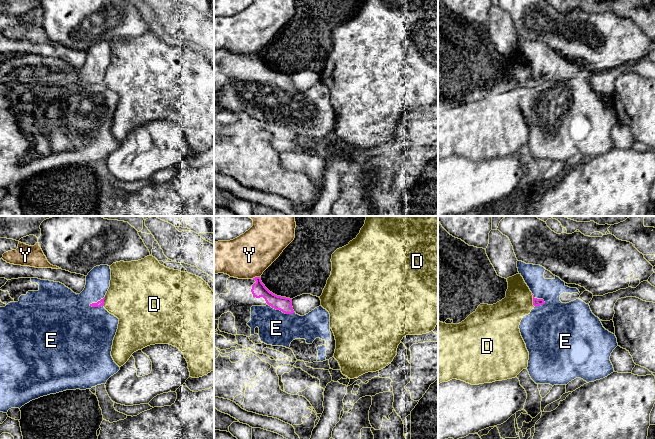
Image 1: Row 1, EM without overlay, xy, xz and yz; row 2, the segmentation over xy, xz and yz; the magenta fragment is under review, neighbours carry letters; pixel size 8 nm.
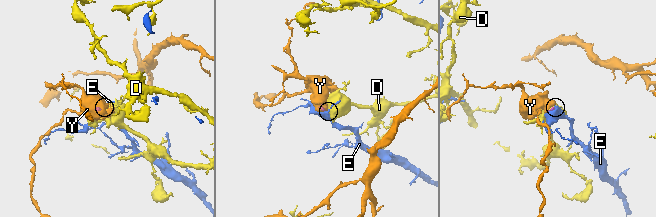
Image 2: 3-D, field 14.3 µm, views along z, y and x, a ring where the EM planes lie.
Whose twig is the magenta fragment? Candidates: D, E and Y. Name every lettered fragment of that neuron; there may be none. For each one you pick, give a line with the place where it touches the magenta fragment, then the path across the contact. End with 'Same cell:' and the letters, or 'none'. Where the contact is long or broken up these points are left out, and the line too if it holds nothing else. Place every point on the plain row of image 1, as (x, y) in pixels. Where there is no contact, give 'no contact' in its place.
E: xy (97, 78)
Same cell: E

